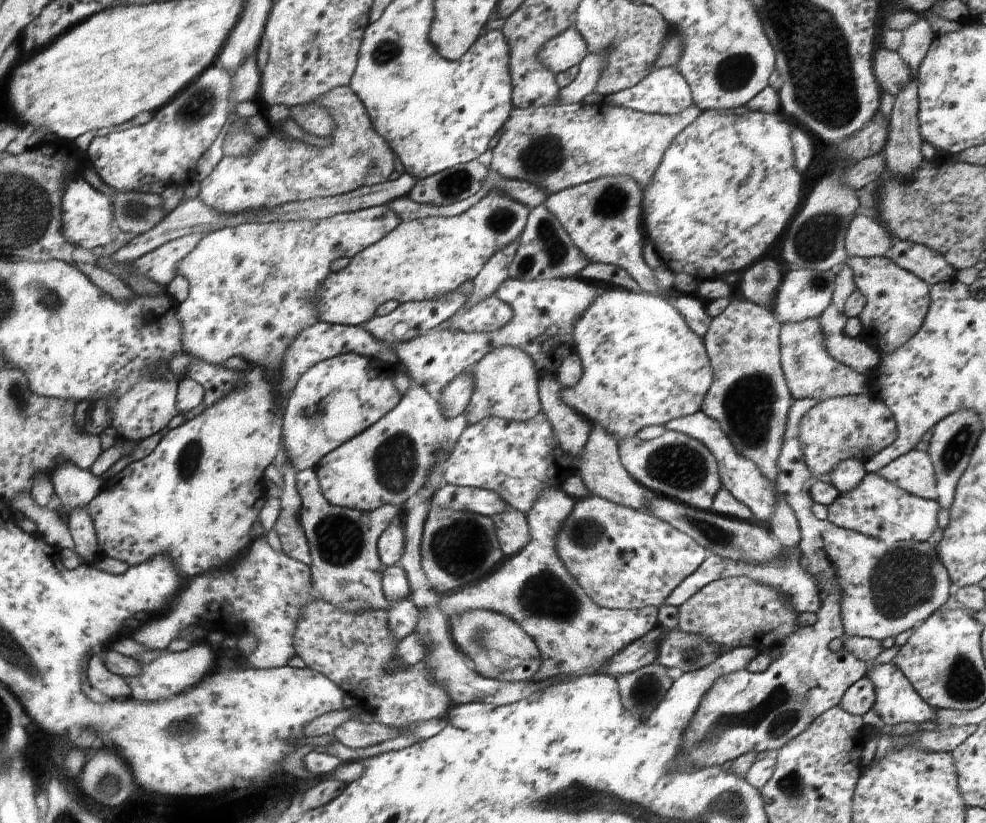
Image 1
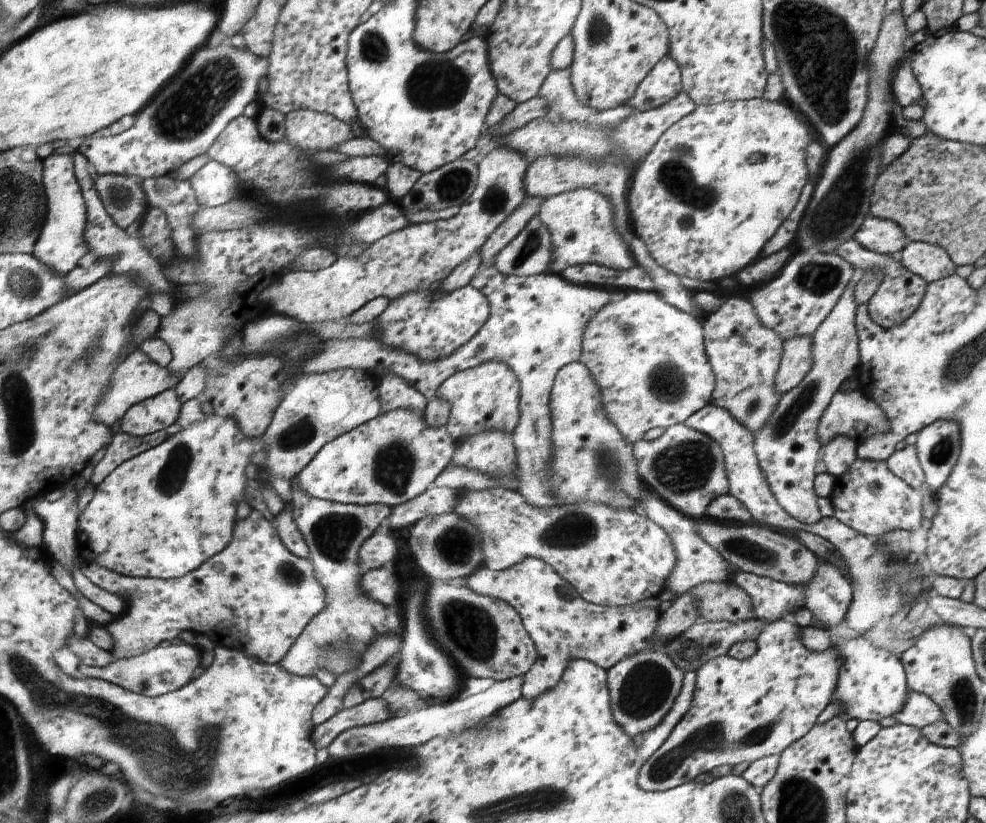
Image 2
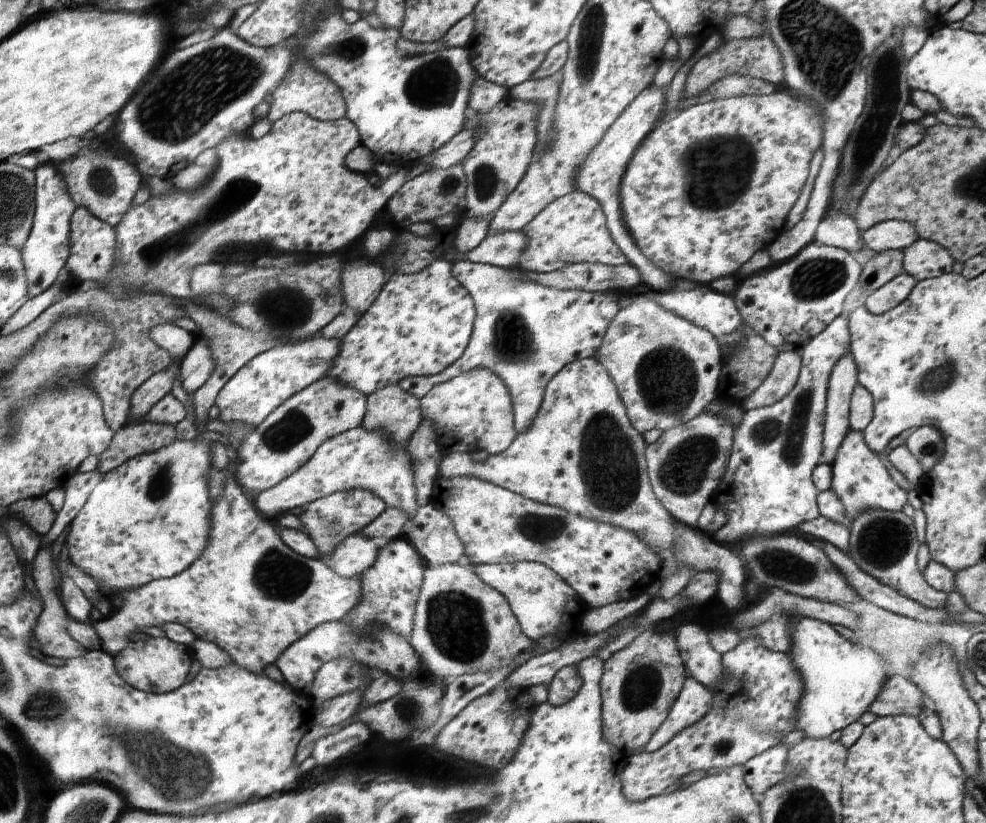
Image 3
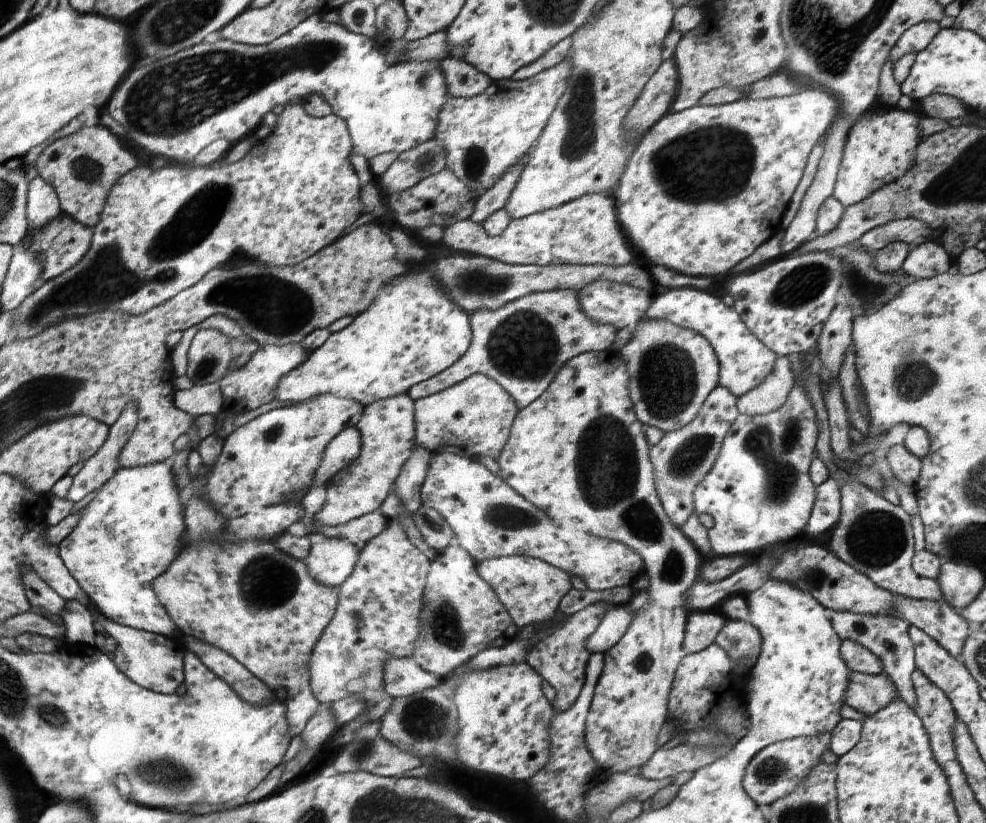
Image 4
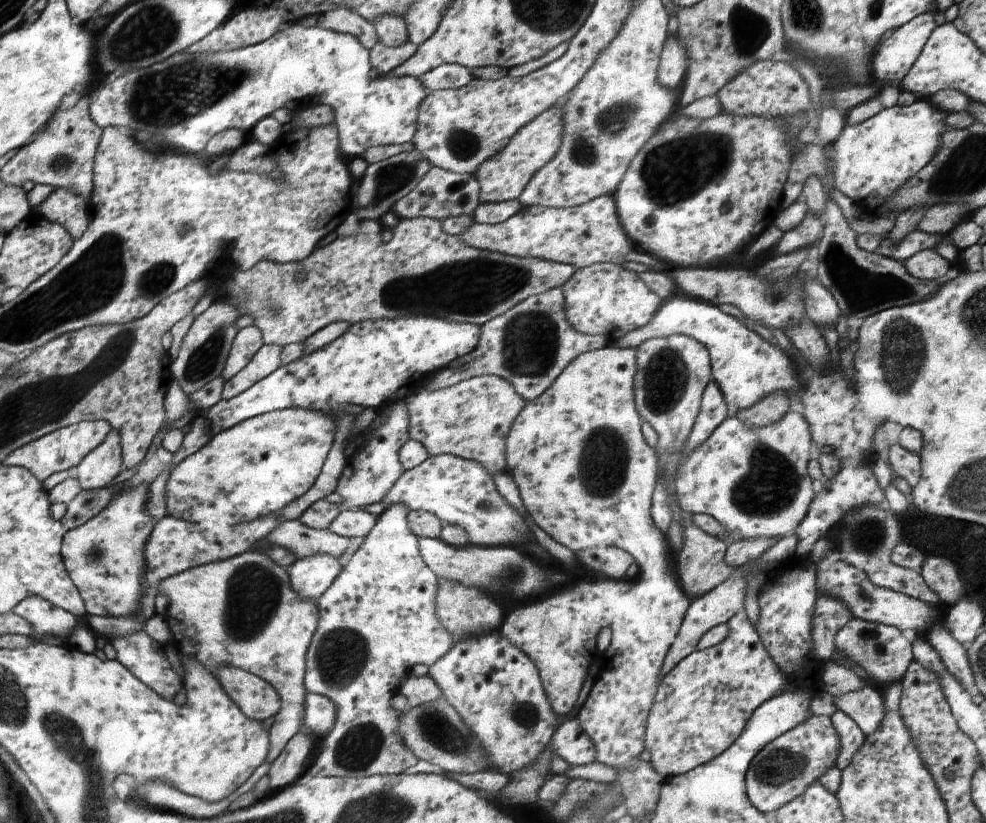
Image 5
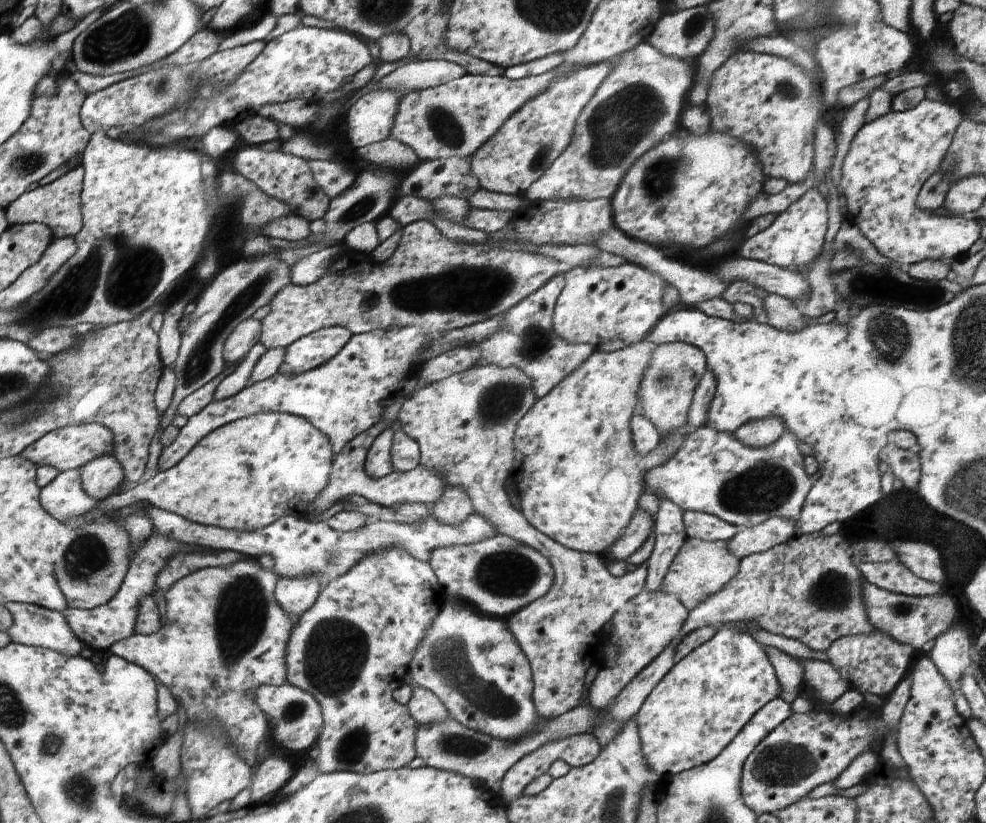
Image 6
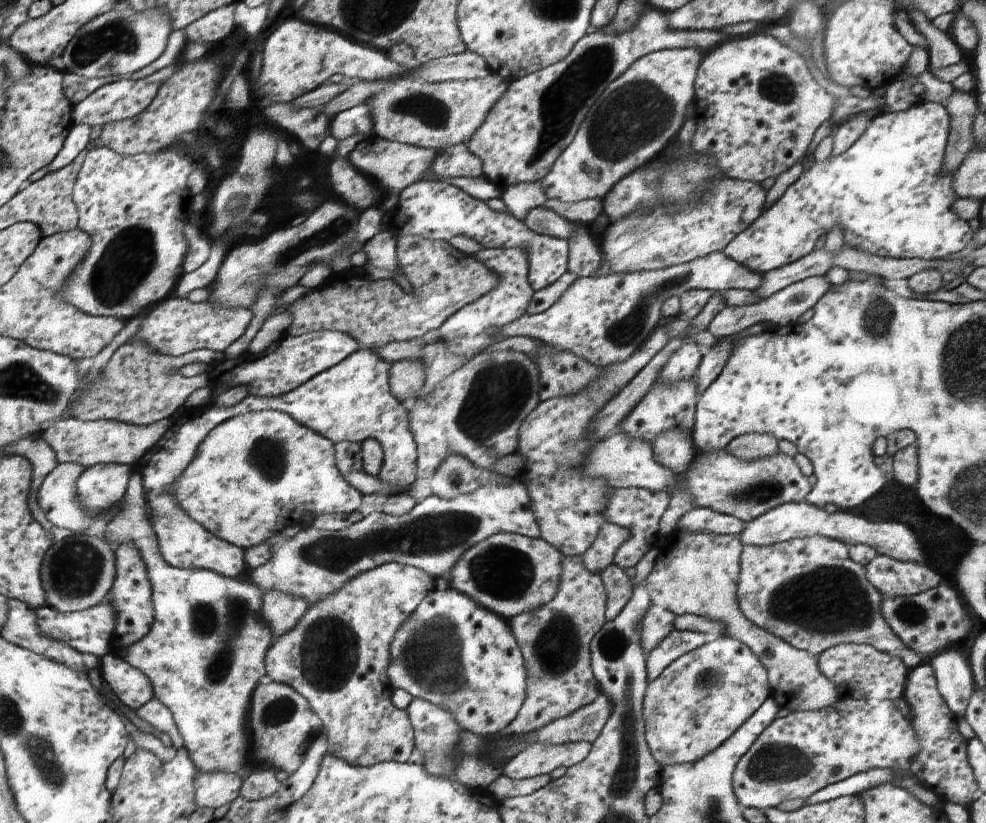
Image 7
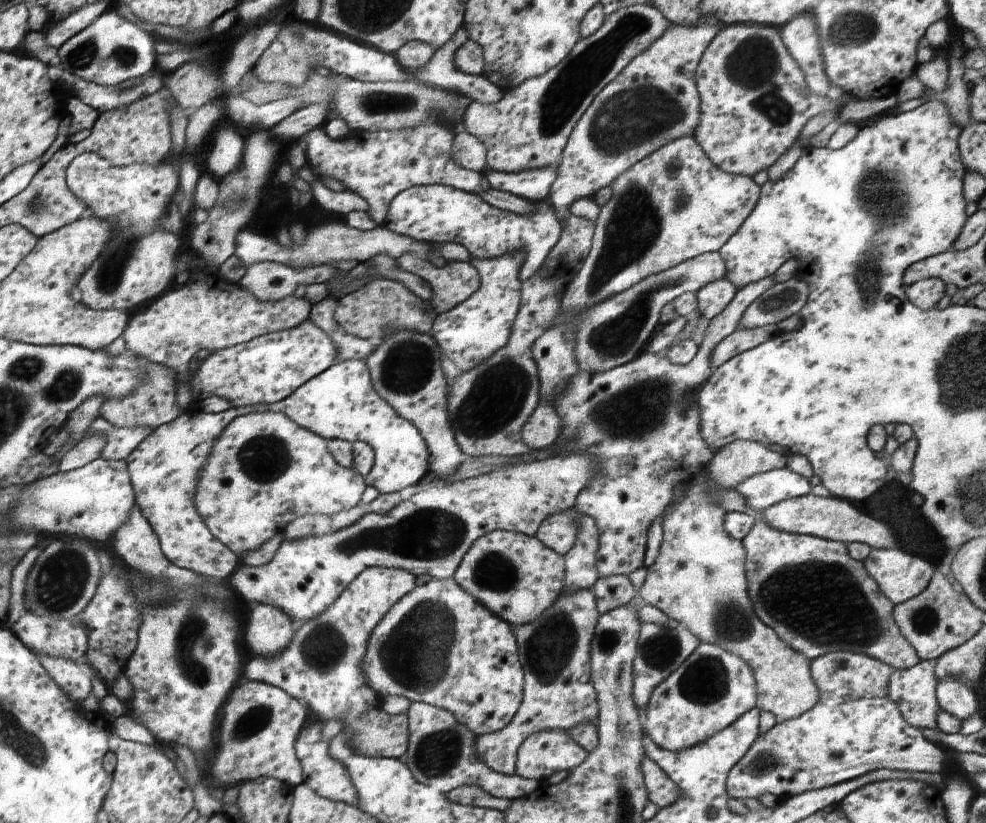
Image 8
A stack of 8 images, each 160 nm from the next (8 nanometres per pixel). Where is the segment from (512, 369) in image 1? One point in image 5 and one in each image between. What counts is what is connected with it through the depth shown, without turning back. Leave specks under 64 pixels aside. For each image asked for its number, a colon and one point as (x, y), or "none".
2: (485, 397)
3: (474, 411)
4: (473, 418)
5: (472, 419)

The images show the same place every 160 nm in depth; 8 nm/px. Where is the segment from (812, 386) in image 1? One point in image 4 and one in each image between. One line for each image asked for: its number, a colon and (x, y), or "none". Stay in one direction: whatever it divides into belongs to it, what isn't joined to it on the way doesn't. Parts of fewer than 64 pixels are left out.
2: (796, 359)
3: (781, 379)
4: (772, 392)

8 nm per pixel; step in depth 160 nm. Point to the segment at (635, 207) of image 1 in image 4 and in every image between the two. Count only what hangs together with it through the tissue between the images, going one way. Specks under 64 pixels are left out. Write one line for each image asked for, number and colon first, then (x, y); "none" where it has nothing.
2: (582, 223)
3: (573, 229)
4: (582, 232)

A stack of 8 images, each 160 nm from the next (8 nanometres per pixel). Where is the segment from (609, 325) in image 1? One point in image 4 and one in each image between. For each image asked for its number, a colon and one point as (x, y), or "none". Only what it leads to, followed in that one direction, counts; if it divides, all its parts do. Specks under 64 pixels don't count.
2: (649, 359)
3: (667, 369)
4: (675, 369)

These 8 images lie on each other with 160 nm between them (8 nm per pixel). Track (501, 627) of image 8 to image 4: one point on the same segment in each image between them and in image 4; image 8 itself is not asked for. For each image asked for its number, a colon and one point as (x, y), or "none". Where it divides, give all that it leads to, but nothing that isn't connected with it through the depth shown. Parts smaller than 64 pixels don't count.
4: (504, 718)
5: (496, 689)
6: (472, 663)
7: (450, 652)

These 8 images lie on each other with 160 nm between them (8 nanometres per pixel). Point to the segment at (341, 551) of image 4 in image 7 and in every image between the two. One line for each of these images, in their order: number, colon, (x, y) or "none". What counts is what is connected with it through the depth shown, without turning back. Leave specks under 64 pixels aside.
5: (311, 578)
6: (296, 596)
7: (281, 612)

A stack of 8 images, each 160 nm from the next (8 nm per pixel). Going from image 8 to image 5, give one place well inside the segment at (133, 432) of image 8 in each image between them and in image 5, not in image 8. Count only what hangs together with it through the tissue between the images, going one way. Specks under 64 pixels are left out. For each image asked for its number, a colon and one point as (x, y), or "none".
5: (67, 447)
6: (72, 446)
7: (90, 443)

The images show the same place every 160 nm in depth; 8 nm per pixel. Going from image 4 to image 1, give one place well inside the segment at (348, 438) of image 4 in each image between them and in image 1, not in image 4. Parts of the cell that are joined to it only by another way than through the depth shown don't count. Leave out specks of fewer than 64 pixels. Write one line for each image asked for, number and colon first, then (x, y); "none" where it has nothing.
1: (386, 464)
2: (393, 459)
3: (358, 459)

